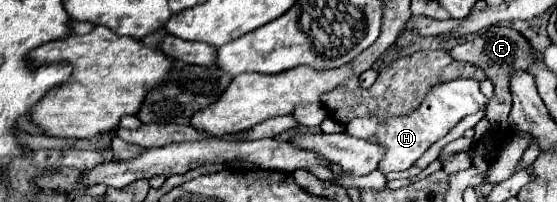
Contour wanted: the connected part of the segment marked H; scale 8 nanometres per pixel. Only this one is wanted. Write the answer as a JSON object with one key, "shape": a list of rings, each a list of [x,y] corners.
{"shape":[[[454,79],[454,81],[448,81],[448,83],[436,85],[434,89],[428,91],[426,99],[422,101],[422,105],[412,115],[394,117],[394,119],[388,119],[386,123],[378,121],[376,117],[374,119],[352,119],[346,125],[346,133],[352,135],[352,137],[362,137],[362,135],[370,137],[370,135],[376,135],[376,143],[386,145],[386,155],[380,161],[378,169],[382,173],[404,171],[404,169],[412,167],[414,161],[420,159],[422,153],[432,143],[436,143],[438,139],[442,139],[460,119],[464,119],[466,115],[474,115],[474,113],[486,109],[488,99],[480,93],[478,87],[480,85],[474,79]]]}

